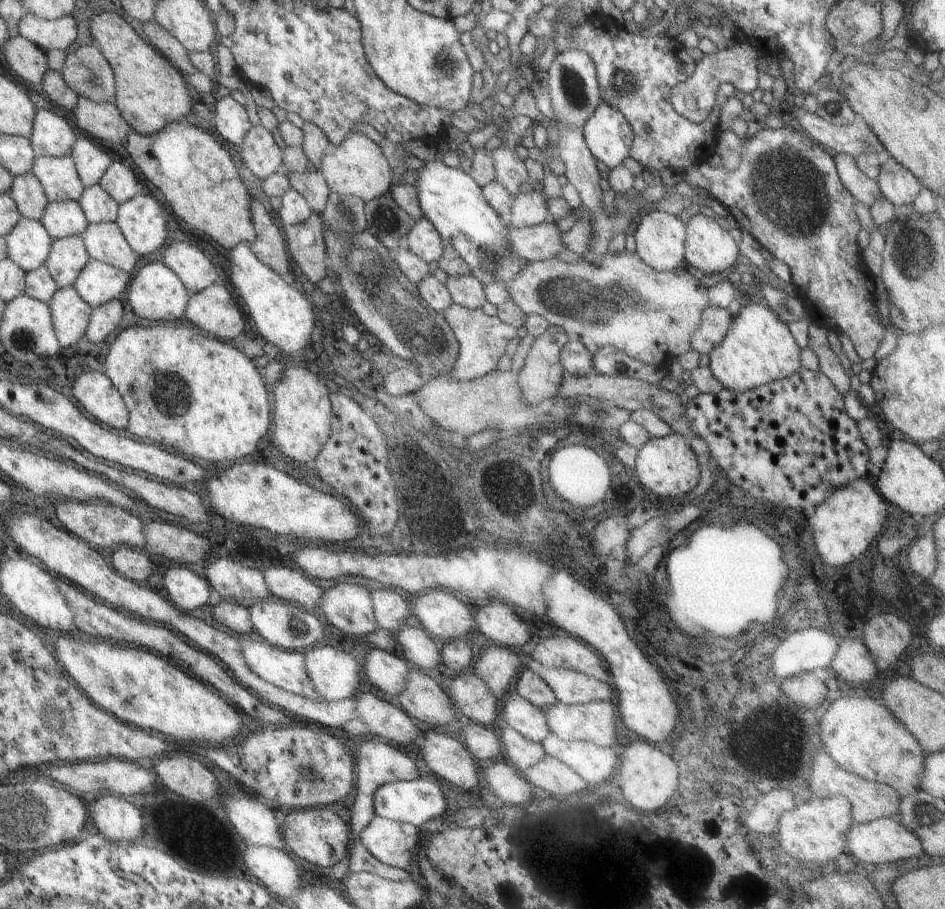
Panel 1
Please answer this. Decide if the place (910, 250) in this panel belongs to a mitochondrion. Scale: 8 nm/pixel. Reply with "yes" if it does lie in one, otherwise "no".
yes

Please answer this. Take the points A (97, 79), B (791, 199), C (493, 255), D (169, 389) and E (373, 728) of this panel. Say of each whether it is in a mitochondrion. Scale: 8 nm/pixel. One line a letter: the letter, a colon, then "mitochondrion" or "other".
A: mitochondrion
B: mitochondrion
C: mitochondrion
D: mitochondrion
E: other

